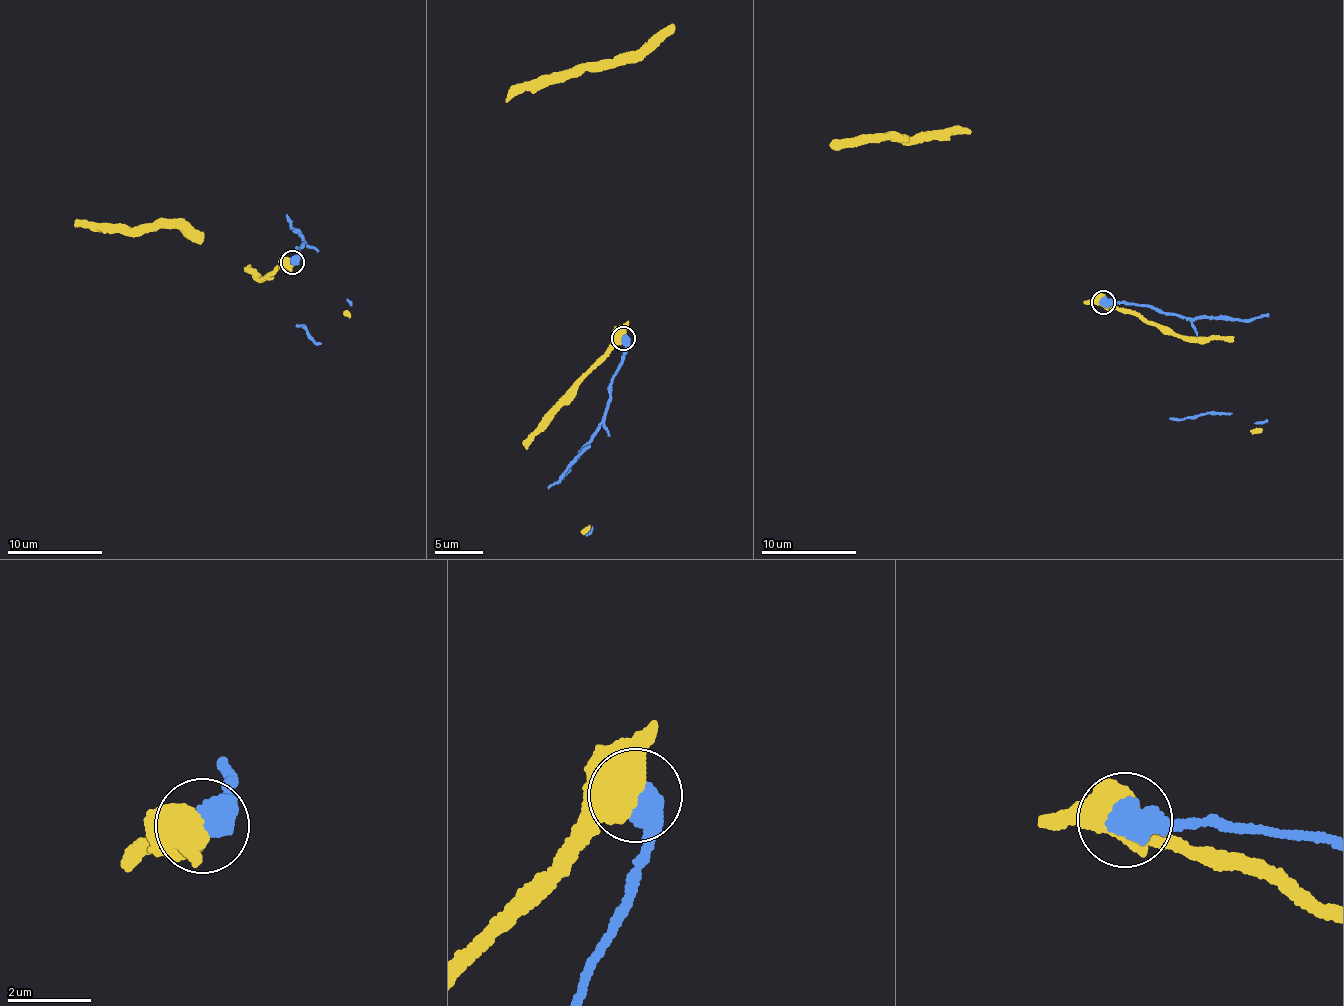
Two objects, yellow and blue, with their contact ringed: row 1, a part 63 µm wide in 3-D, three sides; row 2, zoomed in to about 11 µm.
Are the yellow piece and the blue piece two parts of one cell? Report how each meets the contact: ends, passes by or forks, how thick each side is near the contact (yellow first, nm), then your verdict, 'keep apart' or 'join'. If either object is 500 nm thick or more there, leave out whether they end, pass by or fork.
calibres 460 and 650 nm; keep apart

